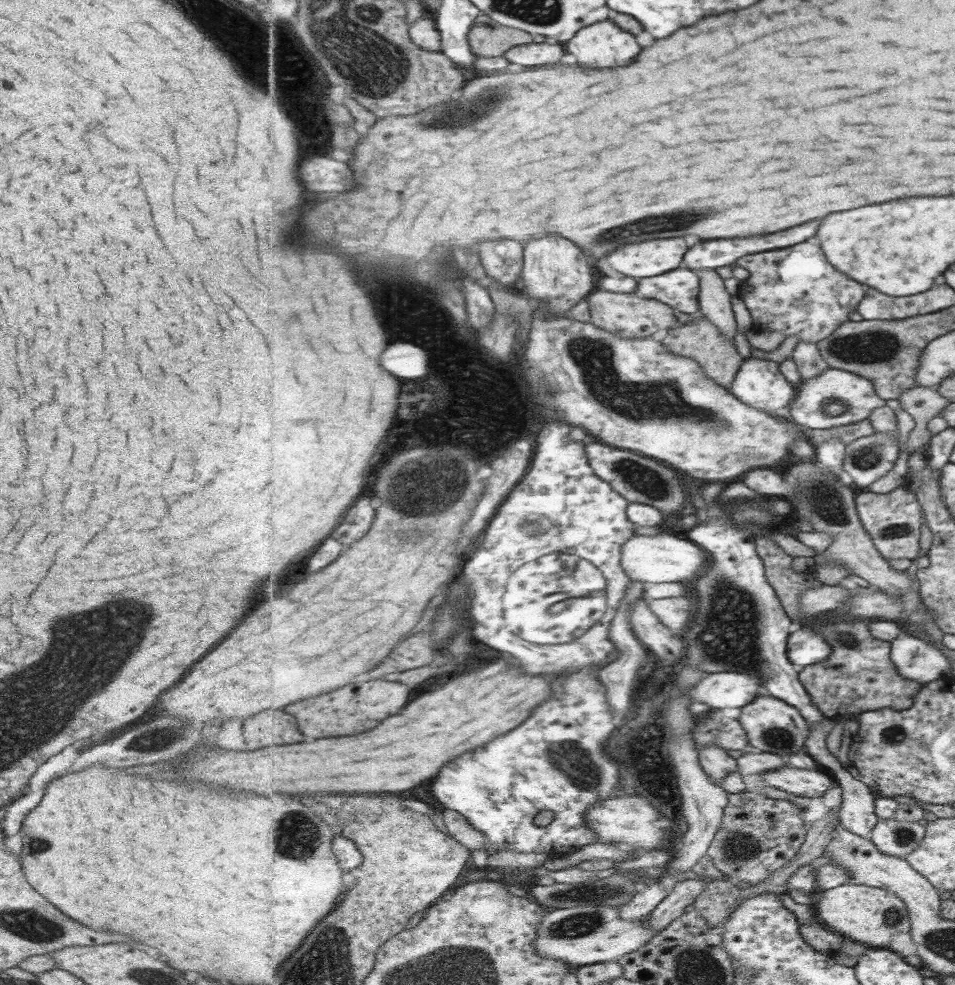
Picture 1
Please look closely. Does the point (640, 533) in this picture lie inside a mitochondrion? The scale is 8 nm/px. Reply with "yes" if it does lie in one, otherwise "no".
no

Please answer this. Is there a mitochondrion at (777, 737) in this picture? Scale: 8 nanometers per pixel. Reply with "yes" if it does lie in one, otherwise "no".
yes

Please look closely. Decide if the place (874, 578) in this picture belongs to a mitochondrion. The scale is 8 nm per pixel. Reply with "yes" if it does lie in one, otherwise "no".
no

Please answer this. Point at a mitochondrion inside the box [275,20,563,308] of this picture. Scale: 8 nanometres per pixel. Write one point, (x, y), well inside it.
(481, 103)

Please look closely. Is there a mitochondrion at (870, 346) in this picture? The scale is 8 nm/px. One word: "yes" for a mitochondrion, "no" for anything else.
yes

